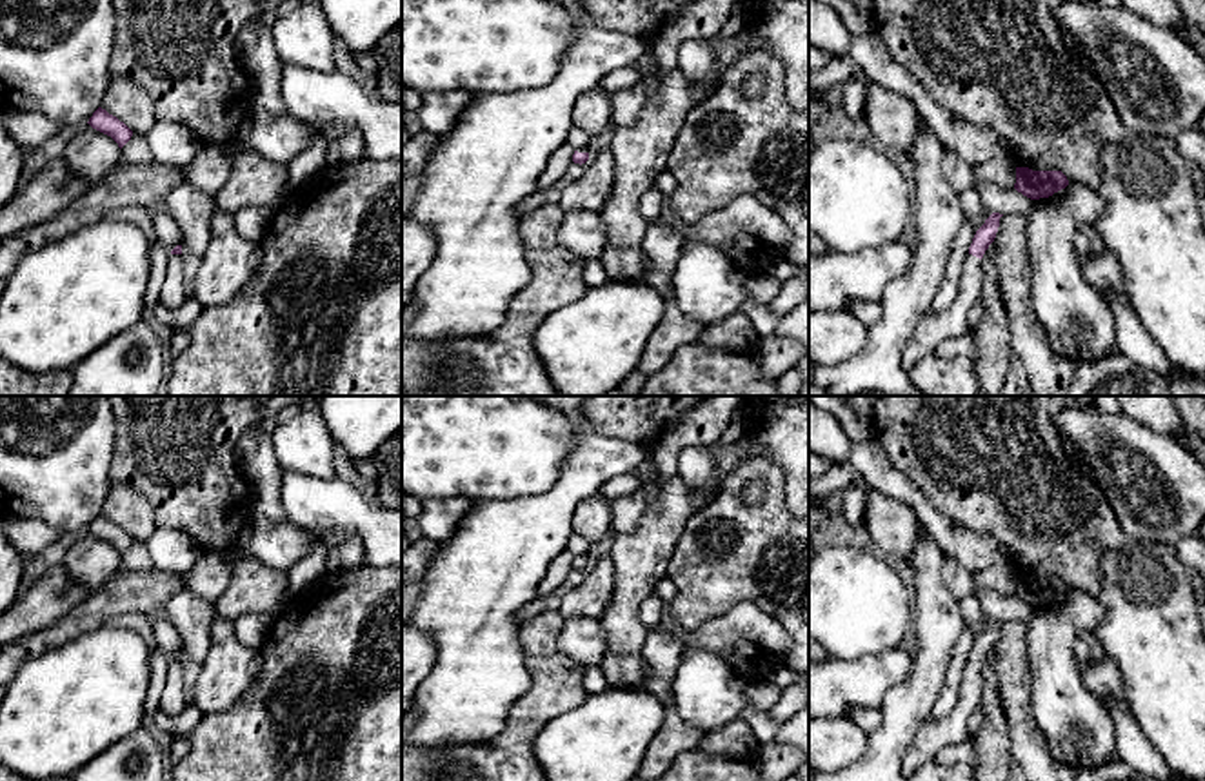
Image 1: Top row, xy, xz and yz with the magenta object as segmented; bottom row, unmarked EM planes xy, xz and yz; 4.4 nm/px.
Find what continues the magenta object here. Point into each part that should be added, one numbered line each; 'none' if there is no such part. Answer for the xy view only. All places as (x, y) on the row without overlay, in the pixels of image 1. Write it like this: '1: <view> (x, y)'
1: xy (173, 700)

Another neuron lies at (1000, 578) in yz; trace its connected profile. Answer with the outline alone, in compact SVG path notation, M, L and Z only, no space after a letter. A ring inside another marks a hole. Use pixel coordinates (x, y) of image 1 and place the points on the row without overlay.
M1001 561L978 574L972 574L972 578L976 590L991 590L1001 596L1012 596L1016 590L1016 574L1016 567L1011 561Z

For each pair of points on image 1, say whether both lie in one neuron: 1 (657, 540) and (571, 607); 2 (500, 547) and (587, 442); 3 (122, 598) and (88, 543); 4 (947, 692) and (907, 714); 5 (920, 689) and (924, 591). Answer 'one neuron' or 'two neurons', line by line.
1: two neurons
2: one neuron
3: two neurons
4: two neurons
5: one neuron

